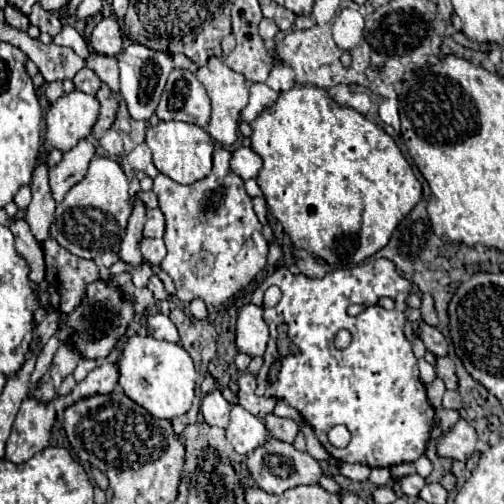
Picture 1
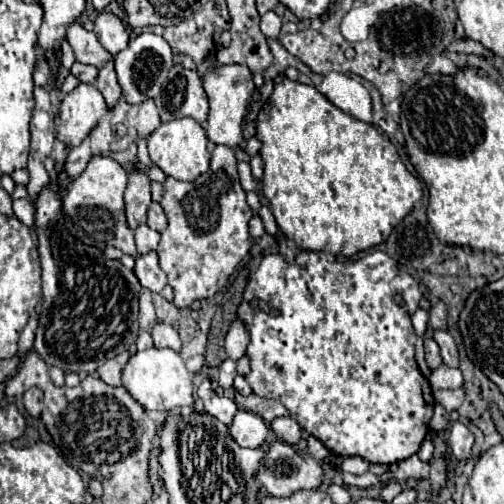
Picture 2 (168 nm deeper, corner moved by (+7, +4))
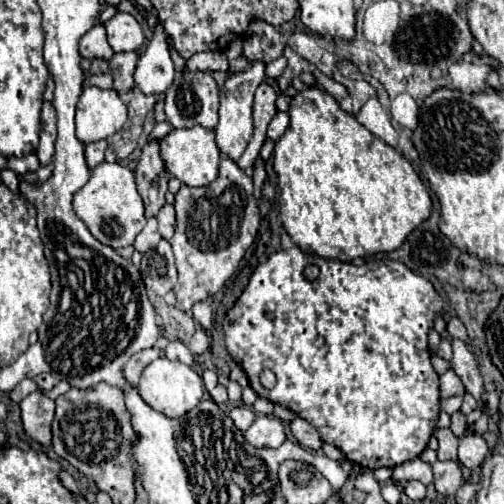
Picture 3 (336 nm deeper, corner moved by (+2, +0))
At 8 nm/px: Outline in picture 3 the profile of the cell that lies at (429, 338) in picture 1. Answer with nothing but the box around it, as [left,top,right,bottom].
[450,340,484,400]

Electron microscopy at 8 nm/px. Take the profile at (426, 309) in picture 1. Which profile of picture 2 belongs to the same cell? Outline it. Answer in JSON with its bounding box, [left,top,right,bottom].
[429,302,447,330]

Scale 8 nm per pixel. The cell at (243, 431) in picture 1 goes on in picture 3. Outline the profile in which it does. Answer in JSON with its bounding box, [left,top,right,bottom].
[244,416,284,448]

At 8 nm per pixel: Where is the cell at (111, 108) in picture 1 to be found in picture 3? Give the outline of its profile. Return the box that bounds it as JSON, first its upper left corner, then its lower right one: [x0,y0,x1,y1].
[110,52,138,96]

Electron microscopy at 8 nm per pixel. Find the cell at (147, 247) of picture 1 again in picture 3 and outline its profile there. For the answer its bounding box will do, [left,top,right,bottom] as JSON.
[134,218,162,254]

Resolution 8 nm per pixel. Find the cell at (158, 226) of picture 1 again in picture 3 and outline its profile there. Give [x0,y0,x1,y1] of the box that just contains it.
[156,204,176,240]

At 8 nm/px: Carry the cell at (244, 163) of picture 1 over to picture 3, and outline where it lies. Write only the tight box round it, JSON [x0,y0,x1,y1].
[266,112,288,140]

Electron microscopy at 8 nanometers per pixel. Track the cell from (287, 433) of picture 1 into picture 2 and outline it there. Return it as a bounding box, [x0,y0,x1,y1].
[271,418,301,444]

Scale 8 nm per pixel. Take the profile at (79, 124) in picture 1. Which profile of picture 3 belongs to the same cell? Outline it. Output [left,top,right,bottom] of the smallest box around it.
[76,88,126,144]

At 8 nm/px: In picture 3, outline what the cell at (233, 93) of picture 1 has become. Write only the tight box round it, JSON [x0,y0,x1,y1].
[216,62,264,160]

